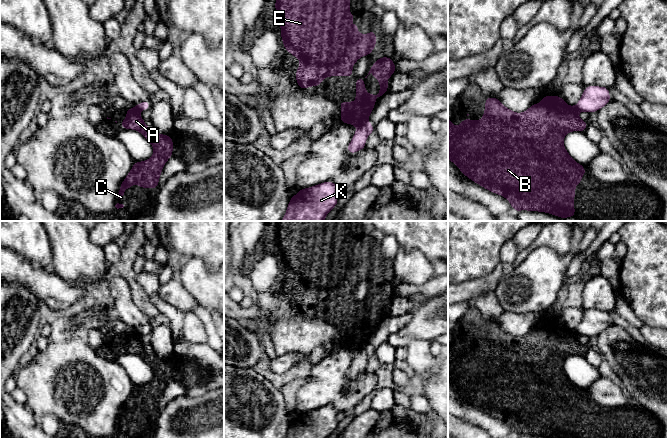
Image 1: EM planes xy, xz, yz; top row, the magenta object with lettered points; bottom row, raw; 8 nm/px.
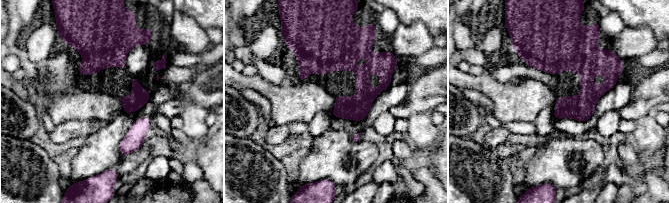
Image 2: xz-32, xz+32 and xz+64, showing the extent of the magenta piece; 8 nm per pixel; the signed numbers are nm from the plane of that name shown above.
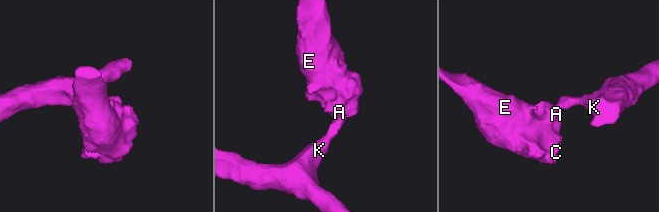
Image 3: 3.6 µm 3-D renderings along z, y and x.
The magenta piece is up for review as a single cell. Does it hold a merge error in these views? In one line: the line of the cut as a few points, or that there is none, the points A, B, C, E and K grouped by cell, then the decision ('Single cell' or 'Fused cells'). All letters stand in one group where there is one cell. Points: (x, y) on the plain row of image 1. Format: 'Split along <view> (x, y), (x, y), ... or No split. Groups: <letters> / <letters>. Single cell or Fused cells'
Split along xz (366, 345), (358, 351). Groups: A B C E / K. Fused cells

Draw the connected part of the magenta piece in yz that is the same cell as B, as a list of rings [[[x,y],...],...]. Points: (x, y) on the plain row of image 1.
[[[544,320],[539,328],[533,328],[518,338],[507,333],[499,323],[486,322],[482,344],[464,343],[455,351],[448,343],[448,383],[455,387],[462,398],[487,414],[504,420],[514,435],[529,434],[551,438],[575,438],[573,423],[575,409],[581,408],[585,392],[567,377],[563,363],[568,356],[584,356],[588,346],[578,341],[578,334],[567,329],[559,320]]]

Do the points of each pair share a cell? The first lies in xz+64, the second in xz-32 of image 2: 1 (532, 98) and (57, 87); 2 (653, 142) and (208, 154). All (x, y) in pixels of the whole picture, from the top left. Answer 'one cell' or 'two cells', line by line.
1: two cells
2: two cells

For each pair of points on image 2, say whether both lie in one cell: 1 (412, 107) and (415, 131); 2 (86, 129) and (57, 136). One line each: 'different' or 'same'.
1: different
2: same

